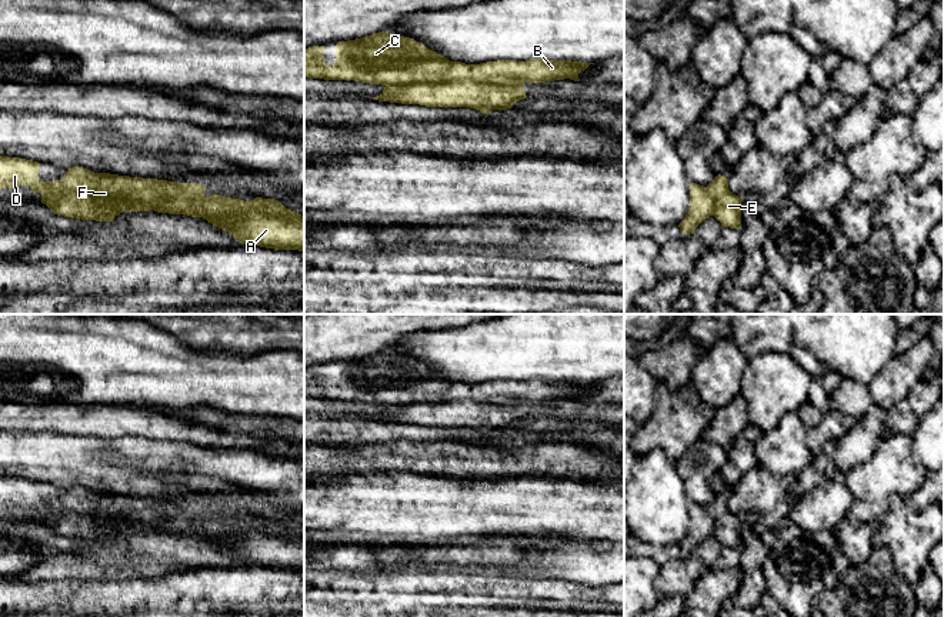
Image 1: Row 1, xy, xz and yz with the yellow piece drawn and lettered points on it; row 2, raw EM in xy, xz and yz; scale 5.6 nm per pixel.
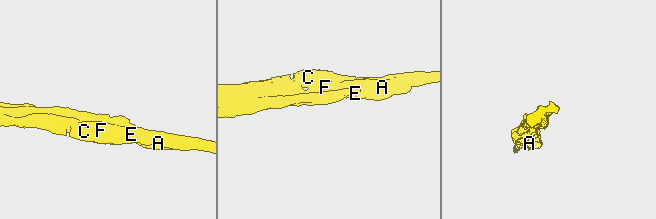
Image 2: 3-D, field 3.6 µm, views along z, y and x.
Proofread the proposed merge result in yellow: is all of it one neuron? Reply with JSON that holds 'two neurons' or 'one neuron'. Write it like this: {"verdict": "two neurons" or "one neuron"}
{"verdict": "two neurons"}

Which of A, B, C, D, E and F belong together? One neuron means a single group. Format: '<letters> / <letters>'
A E / B C D F

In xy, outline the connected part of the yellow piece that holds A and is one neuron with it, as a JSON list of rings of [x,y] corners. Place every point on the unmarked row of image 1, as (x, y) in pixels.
[[[244,531],[221,538],[206,538],[229,551],[236,561],[276,570],[304,570],[304,541],[286,540],[264,531]]]

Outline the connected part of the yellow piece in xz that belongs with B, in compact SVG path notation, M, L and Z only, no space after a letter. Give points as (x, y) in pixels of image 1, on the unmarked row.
M378 351L356 360L336 364L336 380L328 386L324 380L324 366L304 368L304 397L324 400L354 400L381 406L447 404L454 401L477 401L481 404L506 404L510 401L544 403L570 398L580 401L578 393L594 383L571 380L530 378L526 381L497 380L480 384L450 381L427 368L414 358Z

